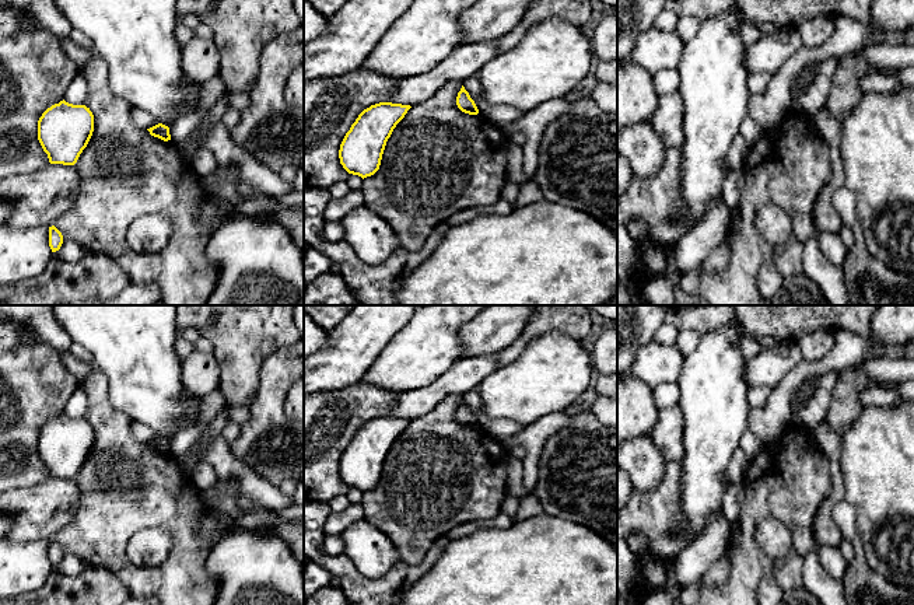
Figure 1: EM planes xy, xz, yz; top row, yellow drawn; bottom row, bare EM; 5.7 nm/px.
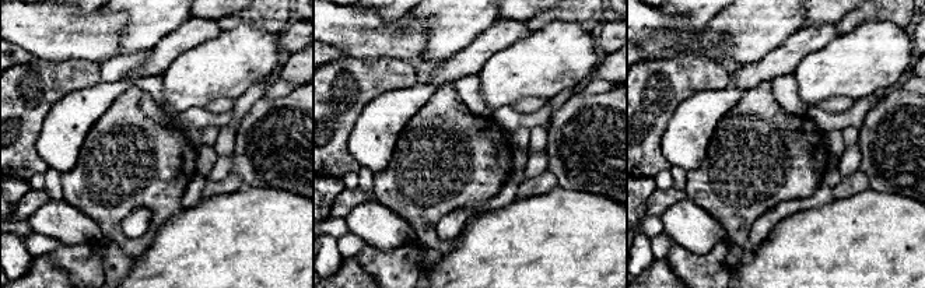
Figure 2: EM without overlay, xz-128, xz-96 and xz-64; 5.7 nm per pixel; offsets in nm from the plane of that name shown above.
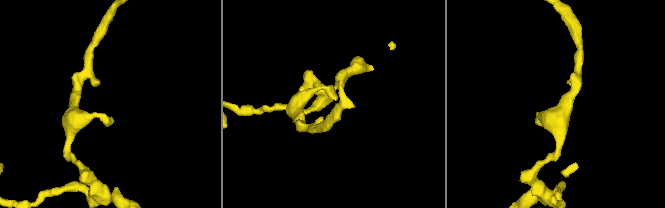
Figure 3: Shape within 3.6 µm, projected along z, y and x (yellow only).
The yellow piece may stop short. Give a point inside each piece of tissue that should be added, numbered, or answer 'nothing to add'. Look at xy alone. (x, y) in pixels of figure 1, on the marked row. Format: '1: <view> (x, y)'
nothing to add

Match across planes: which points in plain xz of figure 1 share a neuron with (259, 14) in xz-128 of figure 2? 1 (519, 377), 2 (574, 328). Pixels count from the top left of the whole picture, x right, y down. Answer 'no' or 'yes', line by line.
1: no
2: yes

